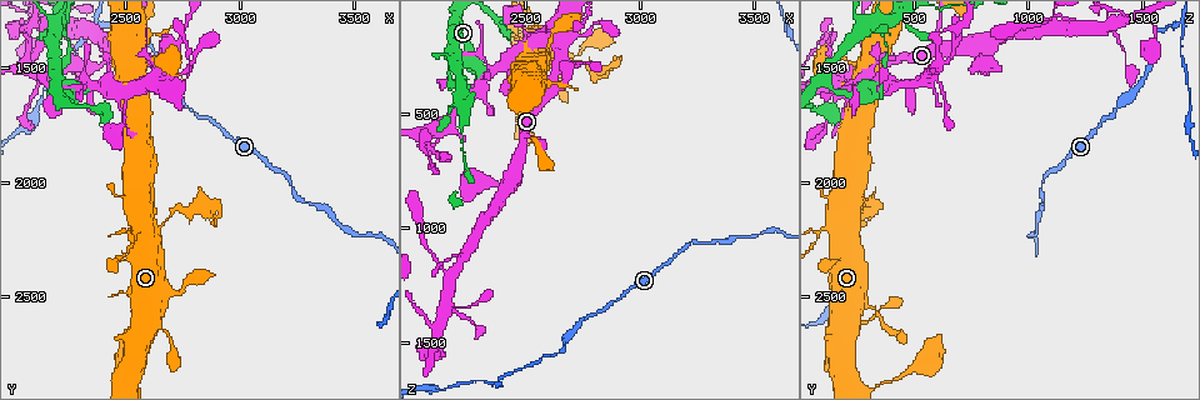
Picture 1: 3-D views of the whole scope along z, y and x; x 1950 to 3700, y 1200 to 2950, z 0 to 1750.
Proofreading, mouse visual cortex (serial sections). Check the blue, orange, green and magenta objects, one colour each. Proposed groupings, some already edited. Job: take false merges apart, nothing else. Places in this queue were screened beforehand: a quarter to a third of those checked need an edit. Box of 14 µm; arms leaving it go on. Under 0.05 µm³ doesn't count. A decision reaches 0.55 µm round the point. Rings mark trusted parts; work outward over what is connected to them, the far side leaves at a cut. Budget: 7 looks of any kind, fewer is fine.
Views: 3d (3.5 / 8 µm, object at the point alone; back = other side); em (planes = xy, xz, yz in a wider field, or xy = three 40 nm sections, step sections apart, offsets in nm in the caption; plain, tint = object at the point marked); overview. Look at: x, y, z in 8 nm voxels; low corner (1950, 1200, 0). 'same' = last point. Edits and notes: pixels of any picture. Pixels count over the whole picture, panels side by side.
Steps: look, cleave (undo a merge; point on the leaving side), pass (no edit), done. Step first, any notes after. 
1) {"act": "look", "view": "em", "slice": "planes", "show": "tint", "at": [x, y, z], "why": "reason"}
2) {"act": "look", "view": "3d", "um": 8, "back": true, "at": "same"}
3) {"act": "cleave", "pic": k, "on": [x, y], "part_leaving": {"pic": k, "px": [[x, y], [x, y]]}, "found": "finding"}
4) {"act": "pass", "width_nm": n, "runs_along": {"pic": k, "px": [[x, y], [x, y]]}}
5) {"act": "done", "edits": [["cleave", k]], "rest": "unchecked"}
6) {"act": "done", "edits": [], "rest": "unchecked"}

{"act": "look", "view": "3d", "um": 3.5, "at": [2620, 1460, 390], "why": "side arm on a straight run"}

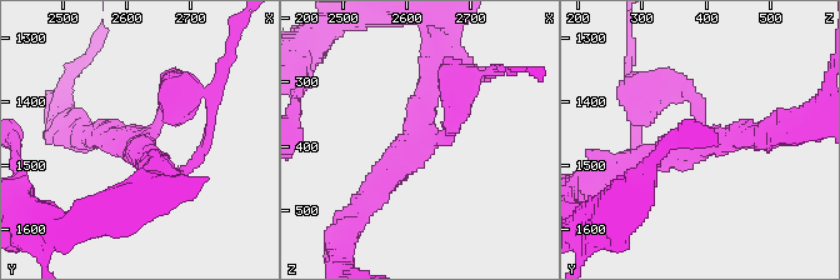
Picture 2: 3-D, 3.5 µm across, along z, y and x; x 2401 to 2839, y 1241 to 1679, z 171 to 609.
{"act": "look", "view": "em", "slice": "xy", "step": 5, "show": "tint", "at": [2610, 1470, 395], "arms": 3, "arm_widths_nm": [150, 300, 350]}

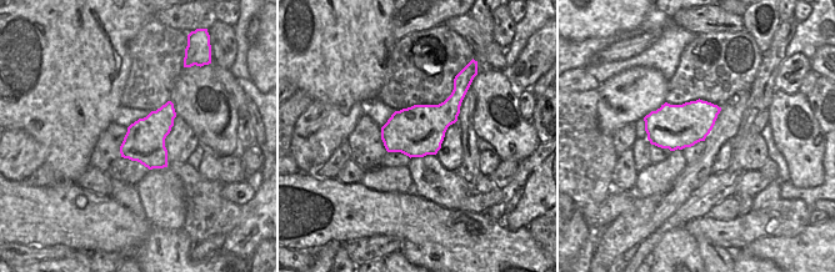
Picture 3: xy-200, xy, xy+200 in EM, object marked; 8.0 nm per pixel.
{"act": "pass", "runs_along": {"pic": 2, "px": [[361, 205], [415, 144], [430, 70]]}, "found": "all the same cell"}

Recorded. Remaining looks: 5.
{"act": "look", "view": "em", "slice": "xy", "step": 1, "show": "tint", "at": [2680, 1540, 160], "why": "four arms meet"}

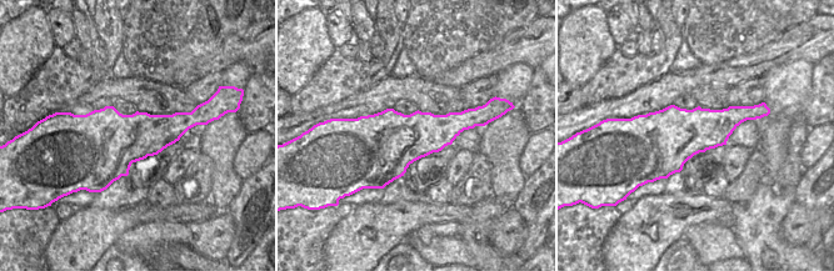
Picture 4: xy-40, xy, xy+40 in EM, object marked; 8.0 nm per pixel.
{"act": "look", "view": "3d", "um": 3.5, "at": "same"}

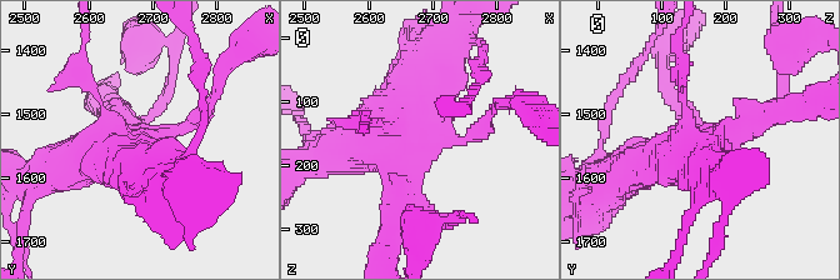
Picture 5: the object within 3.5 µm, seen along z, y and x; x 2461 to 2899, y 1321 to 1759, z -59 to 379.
{"act": "pass", "width_nm": 500, "runs_along": {"pic": 5, "px": [[120, 111], [116, 143], [35, 178]]}, "found": "continuous, no second cell"}

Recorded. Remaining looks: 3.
{"act": "look", "view": "3d", "um": 8, "at": [2060, 1470, 600], "why": "four-way junction"}

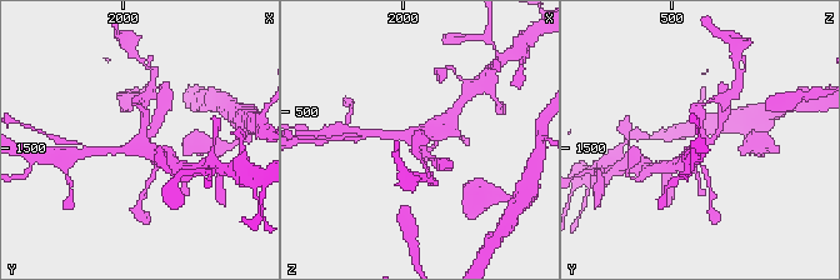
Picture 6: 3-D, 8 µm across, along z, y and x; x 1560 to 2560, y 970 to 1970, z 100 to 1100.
{"act": "look", "view": "em", "slice": "planes", "show": "tint", "at": "same", "arms": 4, "arm_widths_nm": [200, 200, 250, 450], "why": "shape alone is not enough"}

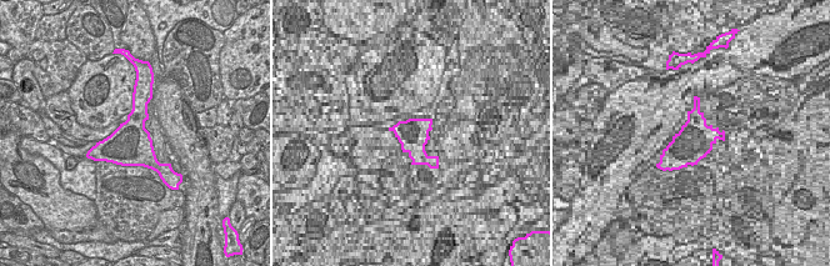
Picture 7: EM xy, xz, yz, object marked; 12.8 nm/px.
{"act": "cleave", "pic": 6, "on": [143, 108], "part_leaving": {"pic": 6, "px": [[143, 131], [143, 94]]}, "found": "a second cell is stuck on"}

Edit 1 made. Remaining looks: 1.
{"act": "done", "edits": [["cleave", 6]], "rest": "unchecked"}

